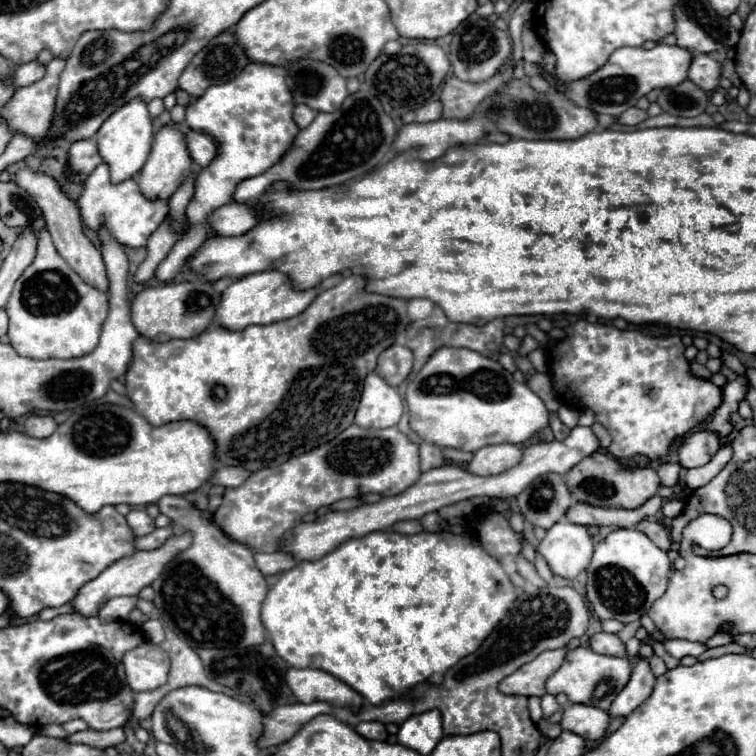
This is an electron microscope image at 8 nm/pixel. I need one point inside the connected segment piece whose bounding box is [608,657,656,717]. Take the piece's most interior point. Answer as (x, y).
(640, 685)

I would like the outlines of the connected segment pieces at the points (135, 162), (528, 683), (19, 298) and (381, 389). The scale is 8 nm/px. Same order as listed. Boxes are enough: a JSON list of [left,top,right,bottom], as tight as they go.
[[96,99,154,183],[498,649,566,697],[6,229,108,359],[354,373,404,429]]

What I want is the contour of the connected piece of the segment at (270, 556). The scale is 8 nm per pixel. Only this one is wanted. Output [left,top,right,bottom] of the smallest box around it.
[254,551,296,575]

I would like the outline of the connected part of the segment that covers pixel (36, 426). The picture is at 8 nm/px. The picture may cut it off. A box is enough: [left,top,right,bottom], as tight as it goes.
[26,415,56,437]

